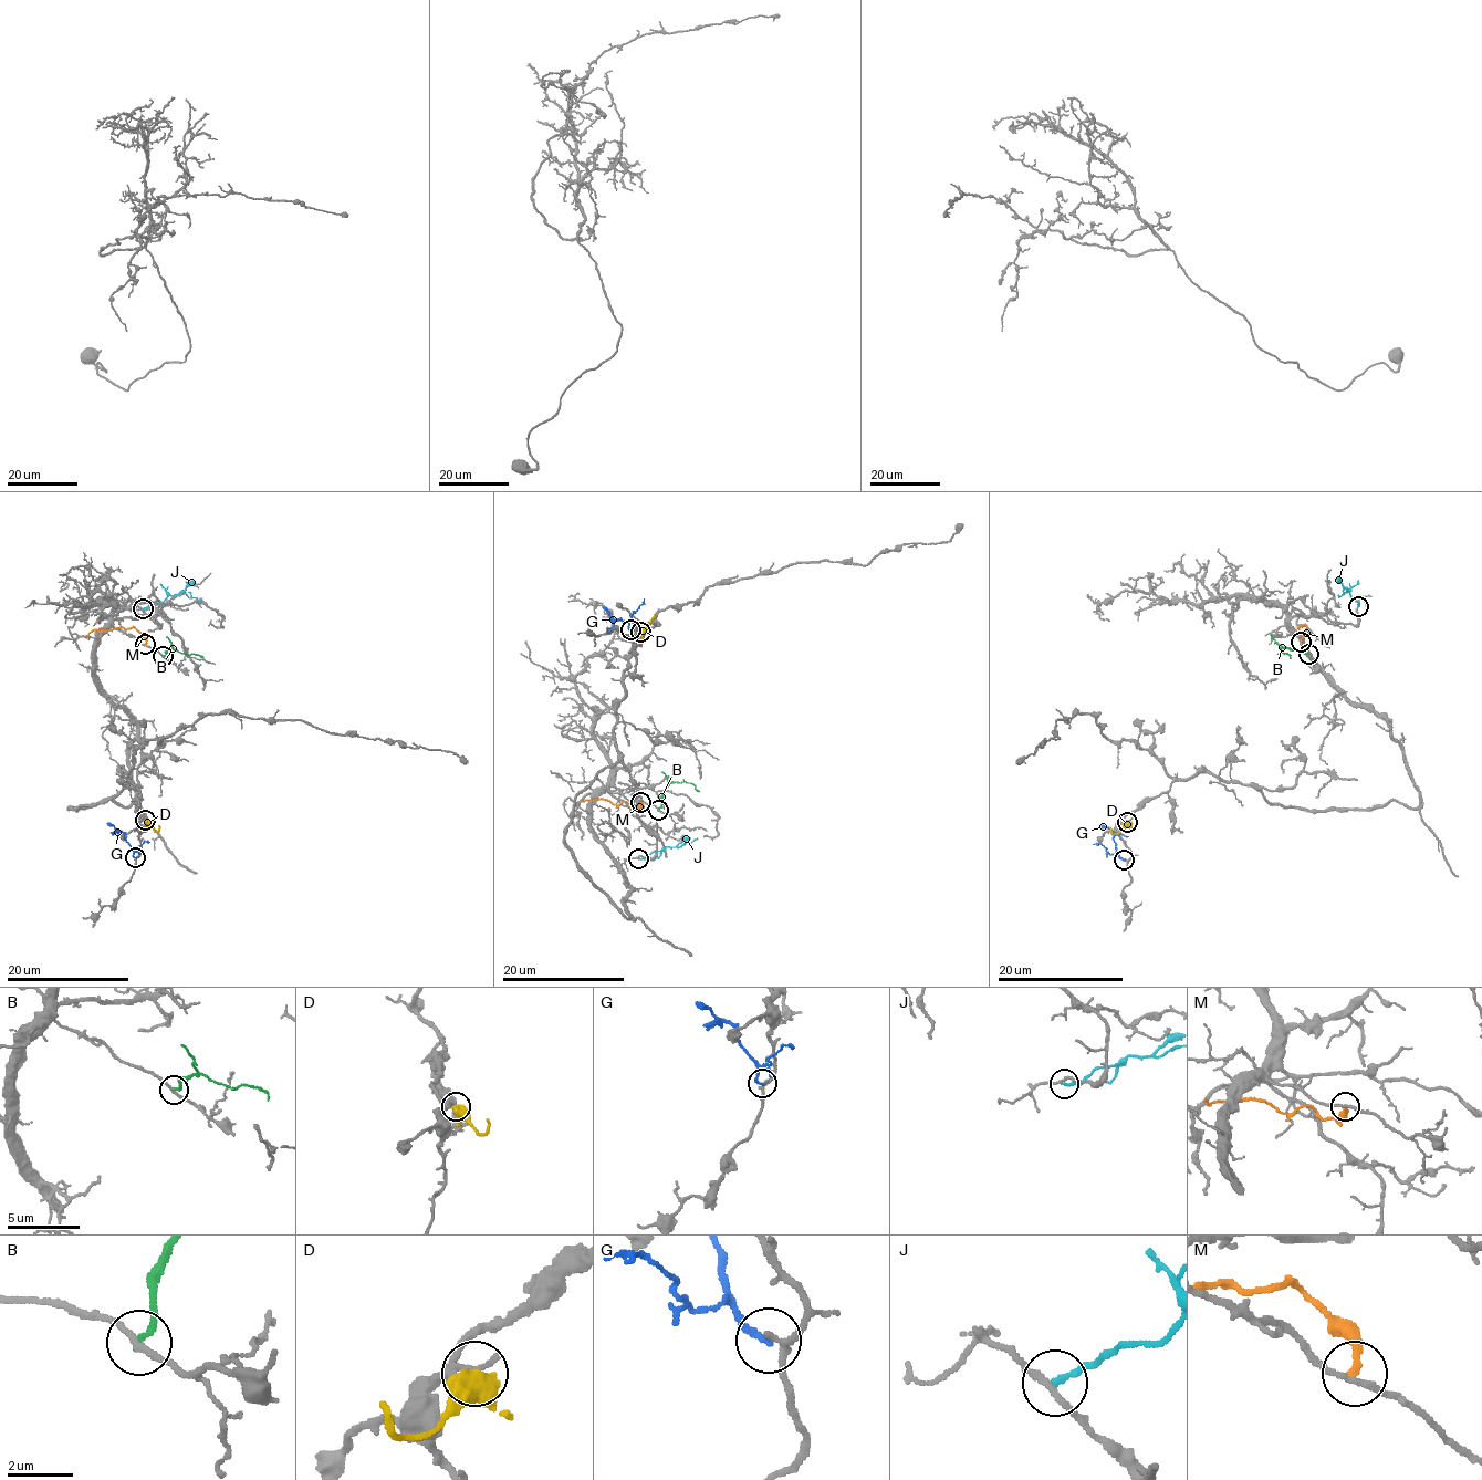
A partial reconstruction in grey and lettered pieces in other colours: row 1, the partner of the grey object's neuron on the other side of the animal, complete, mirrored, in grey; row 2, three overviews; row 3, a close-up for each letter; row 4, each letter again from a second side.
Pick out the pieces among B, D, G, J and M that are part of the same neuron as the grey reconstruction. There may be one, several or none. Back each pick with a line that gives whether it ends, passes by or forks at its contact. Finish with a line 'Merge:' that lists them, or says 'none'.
Merge: none

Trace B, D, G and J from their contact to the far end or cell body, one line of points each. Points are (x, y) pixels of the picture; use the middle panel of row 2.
B: (658, 809), (663, 791), (670, 783), (691, 783), (698, 792)
D: (642, 633), (655, 614)
G: (630, 629), (627, 622), (617, 618), (603, 606)
J: (638, 858), (698, 838)

